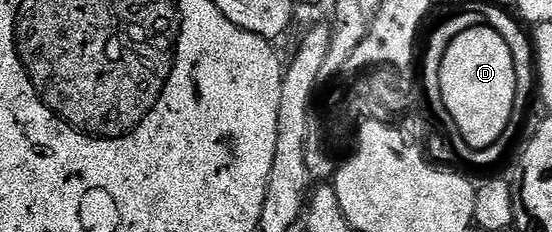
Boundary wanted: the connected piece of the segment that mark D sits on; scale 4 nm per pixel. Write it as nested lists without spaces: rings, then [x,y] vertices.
[[[489,24],[473,26],[451,40],[439,67],[439,90],[440,86],[448,121],[456,133],[457,130],[461,133],[460,141],[464,145],[487,149],[506,137],[514,114],[516,72],[508,42],[493,27]]]

